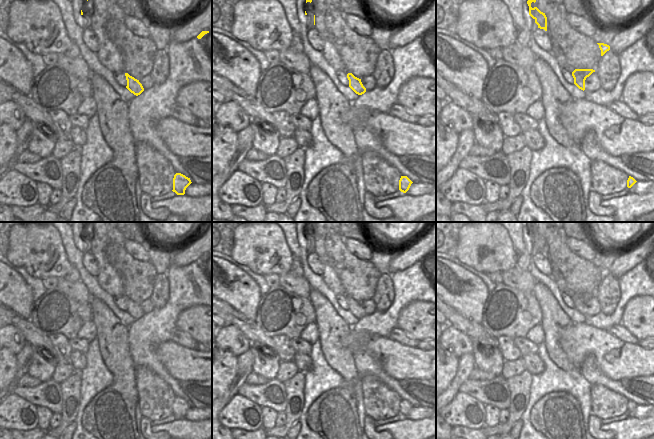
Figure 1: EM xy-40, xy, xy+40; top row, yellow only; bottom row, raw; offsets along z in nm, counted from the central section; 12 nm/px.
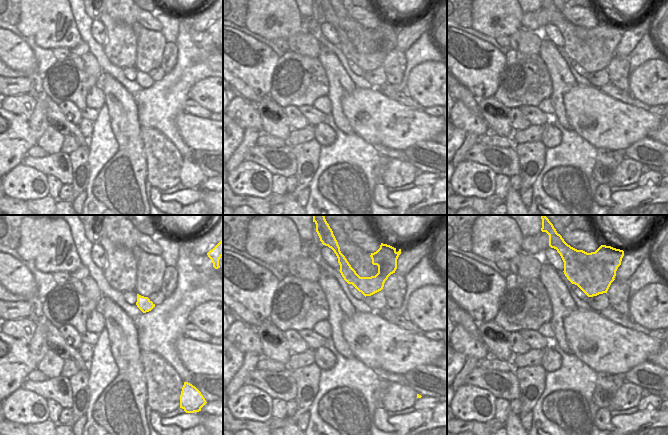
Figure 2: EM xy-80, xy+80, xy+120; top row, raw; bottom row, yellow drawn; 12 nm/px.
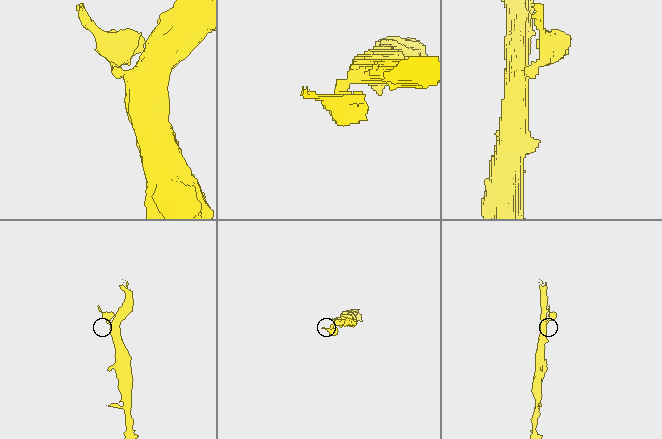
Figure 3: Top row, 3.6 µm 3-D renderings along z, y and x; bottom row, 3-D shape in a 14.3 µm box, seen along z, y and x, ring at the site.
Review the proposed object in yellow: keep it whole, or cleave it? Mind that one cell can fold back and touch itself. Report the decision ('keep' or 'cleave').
keep

